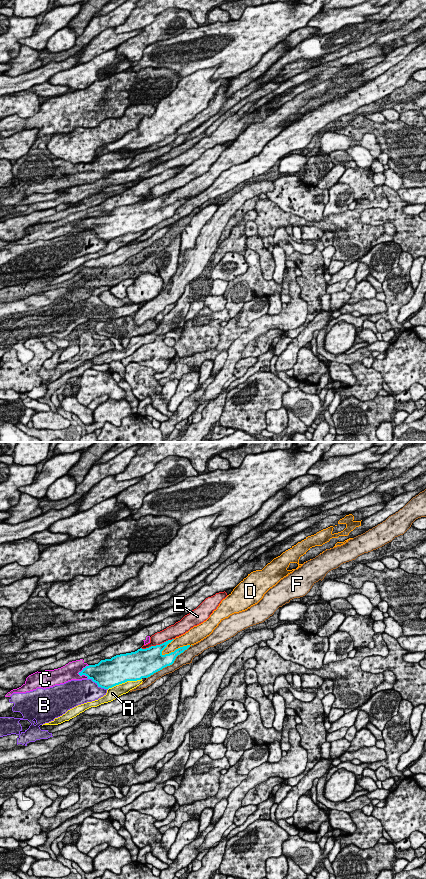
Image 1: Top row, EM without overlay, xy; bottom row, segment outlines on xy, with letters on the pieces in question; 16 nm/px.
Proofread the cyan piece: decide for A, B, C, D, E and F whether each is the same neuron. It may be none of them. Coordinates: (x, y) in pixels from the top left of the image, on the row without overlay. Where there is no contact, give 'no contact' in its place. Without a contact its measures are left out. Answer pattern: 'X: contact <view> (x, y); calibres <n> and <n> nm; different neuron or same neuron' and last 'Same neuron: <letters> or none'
A: contact xy (124, 234); calibres 460 and 190 nm; different neuron
B: contact xy (97, 236); calibres 460 and 380 nm; different neuron
C: contact xy (83, 220); calibres 280 and 260 nm; different neuron
D: contact xy (176, 201); calibres 190 and 190 nm; different neuron
E: contact xy (157, 197); calibres 380 and 200 nm; different neuron
F: contact xy (170, 216); calibres 320 and 200 nm; different neuron
Same neuron: none

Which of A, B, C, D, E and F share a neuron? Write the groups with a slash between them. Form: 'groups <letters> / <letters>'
groups A / B / C / D / E / F

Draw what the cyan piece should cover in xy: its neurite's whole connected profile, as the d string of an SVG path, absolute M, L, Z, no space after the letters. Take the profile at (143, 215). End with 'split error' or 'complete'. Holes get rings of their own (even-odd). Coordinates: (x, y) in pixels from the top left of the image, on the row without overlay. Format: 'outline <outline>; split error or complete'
outline M173 192L146 201L140 200L135 204L116 207L111 211L101 212L98 216L86 218L78 226L87 228L87 231L91 231L98 239L104 241L127 233L148 230L172 217L176 209L190 199L190 197L183 198L174 204L163 207L162 203Z; complete

